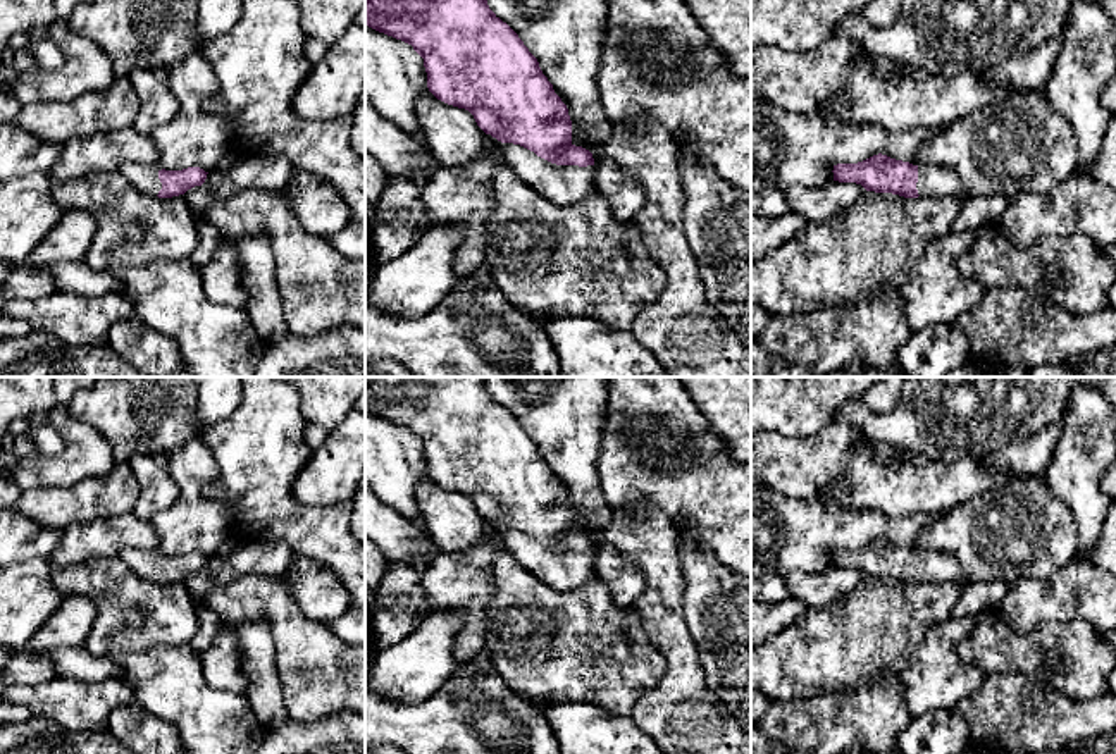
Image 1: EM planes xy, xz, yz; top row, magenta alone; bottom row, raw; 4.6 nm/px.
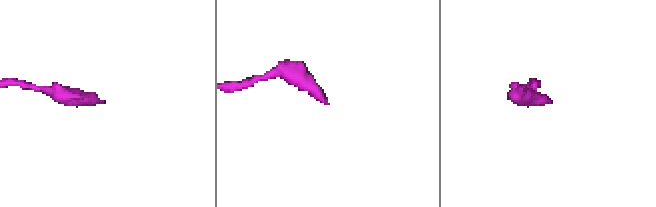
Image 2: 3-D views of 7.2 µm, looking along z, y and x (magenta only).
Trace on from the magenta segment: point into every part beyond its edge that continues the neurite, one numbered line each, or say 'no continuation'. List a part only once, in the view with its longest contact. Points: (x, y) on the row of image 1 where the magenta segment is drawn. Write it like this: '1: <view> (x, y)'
1: xz (560, 185)

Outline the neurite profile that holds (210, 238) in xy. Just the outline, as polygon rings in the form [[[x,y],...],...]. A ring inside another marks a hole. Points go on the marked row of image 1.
[[[198,217],[200,243],[189,262],[202,270],[215,255],[219,244],[224,241],[222,234],[202,217]]]

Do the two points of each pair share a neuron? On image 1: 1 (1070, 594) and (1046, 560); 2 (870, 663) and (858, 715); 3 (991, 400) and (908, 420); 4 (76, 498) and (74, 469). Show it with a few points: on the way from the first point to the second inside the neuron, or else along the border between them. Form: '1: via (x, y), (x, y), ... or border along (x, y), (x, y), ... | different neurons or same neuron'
1: border along (1078, 555), (1046, 577), (1018, 577), (1015, 580) | different neurons
2: border along (896, 673), (886, 673), (867, 686), (825, 694) | different neurons
3: via (970, 400), (958, 400), (946, 412), (929, 419) | same neuron
4: border along (114, 465), (69, 486), (37, 489) | different neurons

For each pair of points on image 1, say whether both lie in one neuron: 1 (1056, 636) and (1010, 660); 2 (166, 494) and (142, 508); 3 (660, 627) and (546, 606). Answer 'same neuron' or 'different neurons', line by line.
1: same neuron
2: same neuron
3: different neurons

